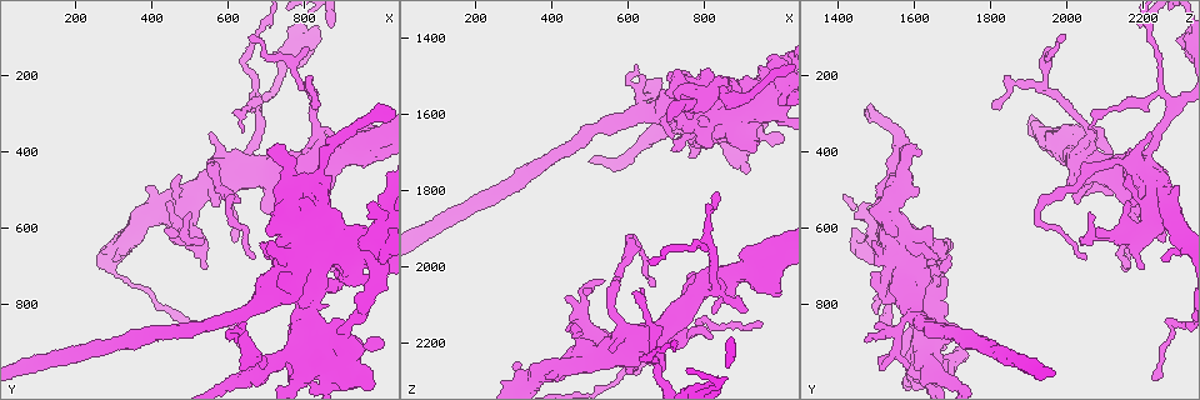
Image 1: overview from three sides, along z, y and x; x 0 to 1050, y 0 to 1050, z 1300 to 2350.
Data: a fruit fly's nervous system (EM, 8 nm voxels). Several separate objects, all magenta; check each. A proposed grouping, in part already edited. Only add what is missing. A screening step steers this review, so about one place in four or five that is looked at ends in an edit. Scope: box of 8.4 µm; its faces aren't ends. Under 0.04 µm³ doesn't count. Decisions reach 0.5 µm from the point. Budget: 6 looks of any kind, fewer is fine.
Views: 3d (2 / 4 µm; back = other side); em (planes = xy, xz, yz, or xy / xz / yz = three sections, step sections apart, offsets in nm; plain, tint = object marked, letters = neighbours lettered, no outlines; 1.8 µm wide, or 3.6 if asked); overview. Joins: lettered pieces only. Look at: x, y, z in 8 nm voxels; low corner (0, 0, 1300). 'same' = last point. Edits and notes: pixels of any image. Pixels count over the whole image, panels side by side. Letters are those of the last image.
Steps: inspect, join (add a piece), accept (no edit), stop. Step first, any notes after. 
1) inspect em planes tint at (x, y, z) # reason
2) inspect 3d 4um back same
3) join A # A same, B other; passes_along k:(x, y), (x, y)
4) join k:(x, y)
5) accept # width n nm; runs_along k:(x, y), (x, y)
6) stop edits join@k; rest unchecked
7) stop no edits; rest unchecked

inspect em planes letters at (705, 390, 1620) # an open end

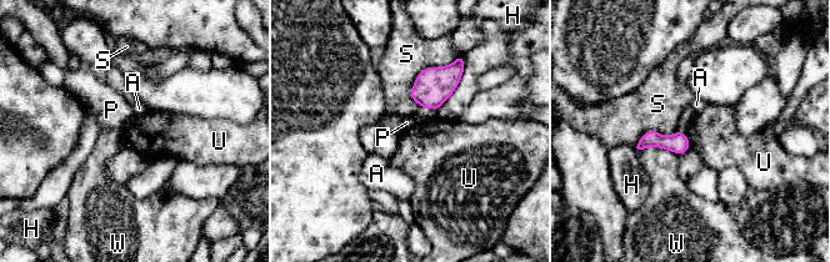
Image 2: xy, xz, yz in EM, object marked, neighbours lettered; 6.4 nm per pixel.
accept # A other, H other, P other, S other, U other, W other; border 2:(676, 131), (685, 134); no lettered piece goes on from it

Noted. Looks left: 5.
inspect em planes letters at (535, 625, 2045) # an open end

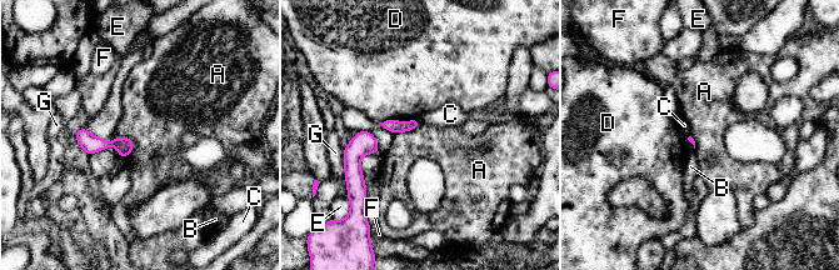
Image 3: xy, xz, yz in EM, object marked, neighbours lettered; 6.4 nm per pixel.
accept # A other, B other, C other, D other, E other, F other, G other; runs_along 3:(79, 135), (90, 144), (130, 145); no lettered piece goes on from it

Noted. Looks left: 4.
inspect em planes letters at (935, 635, 1680) # stops while still wide

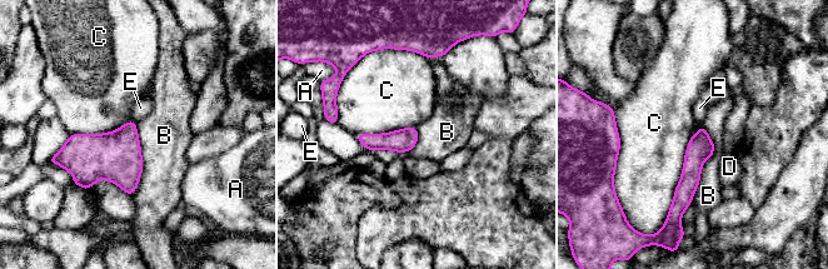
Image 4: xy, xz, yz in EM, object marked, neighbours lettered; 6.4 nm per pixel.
accept # A other, B other, C other, D other, E other; border 4:(703, 126), (713, 153), (689, 204); none of them fits

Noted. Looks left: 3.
stop no edits; rest unchecked

